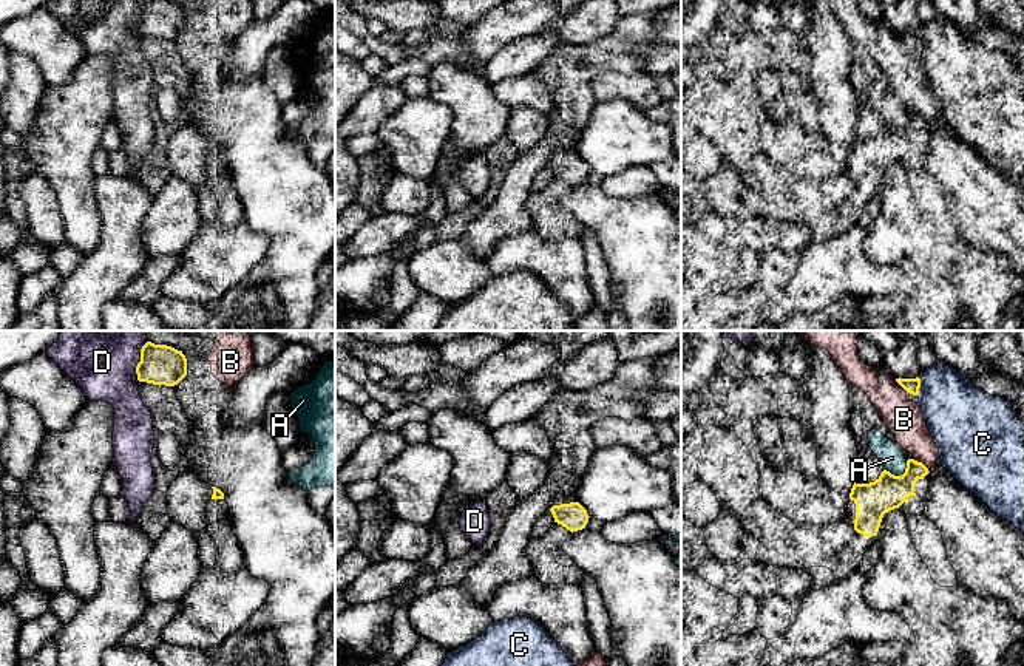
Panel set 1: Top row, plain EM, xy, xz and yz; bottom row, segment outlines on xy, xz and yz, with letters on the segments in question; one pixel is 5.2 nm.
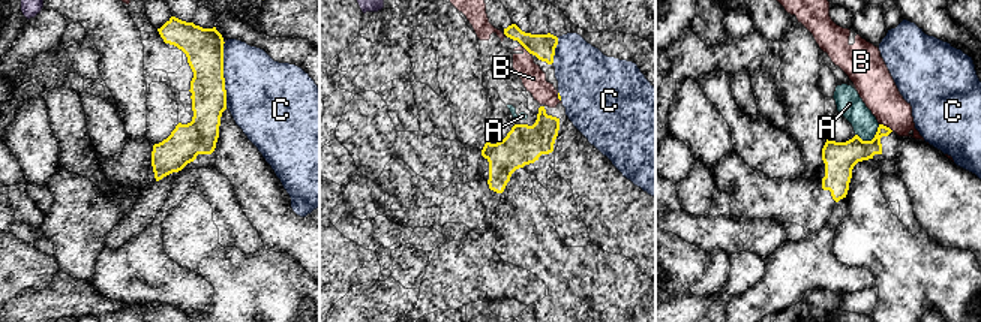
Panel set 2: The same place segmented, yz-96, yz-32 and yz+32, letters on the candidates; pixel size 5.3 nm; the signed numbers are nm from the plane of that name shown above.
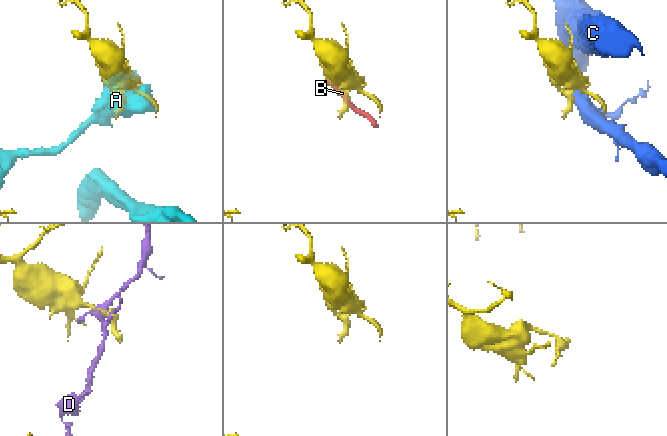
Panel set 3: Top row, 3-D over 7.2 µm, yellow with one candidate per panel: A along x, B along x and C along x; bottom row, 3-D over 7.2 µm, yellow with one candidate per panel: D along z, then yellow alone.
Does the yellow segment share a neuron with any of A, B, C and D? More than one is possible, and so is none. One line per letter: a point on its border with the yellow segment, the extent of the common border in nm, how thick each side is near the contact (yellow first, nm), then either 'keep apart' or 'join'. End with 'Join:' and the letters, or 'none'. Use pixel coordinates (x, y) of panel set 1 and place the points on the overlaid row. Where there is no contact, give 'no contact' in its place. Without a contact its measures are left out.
A: yz (899, 476) | 150 nm | 180/120 nm | keep apart
B: yz (922, 464) | 120 nm | 180/190 nm | keep apart
C: yz (919, 387) | 100 nm | 80/340 nm | keep apart
D: xy (141, 357) | 190 nm | 200/440 nm | keep apart
Join: none

